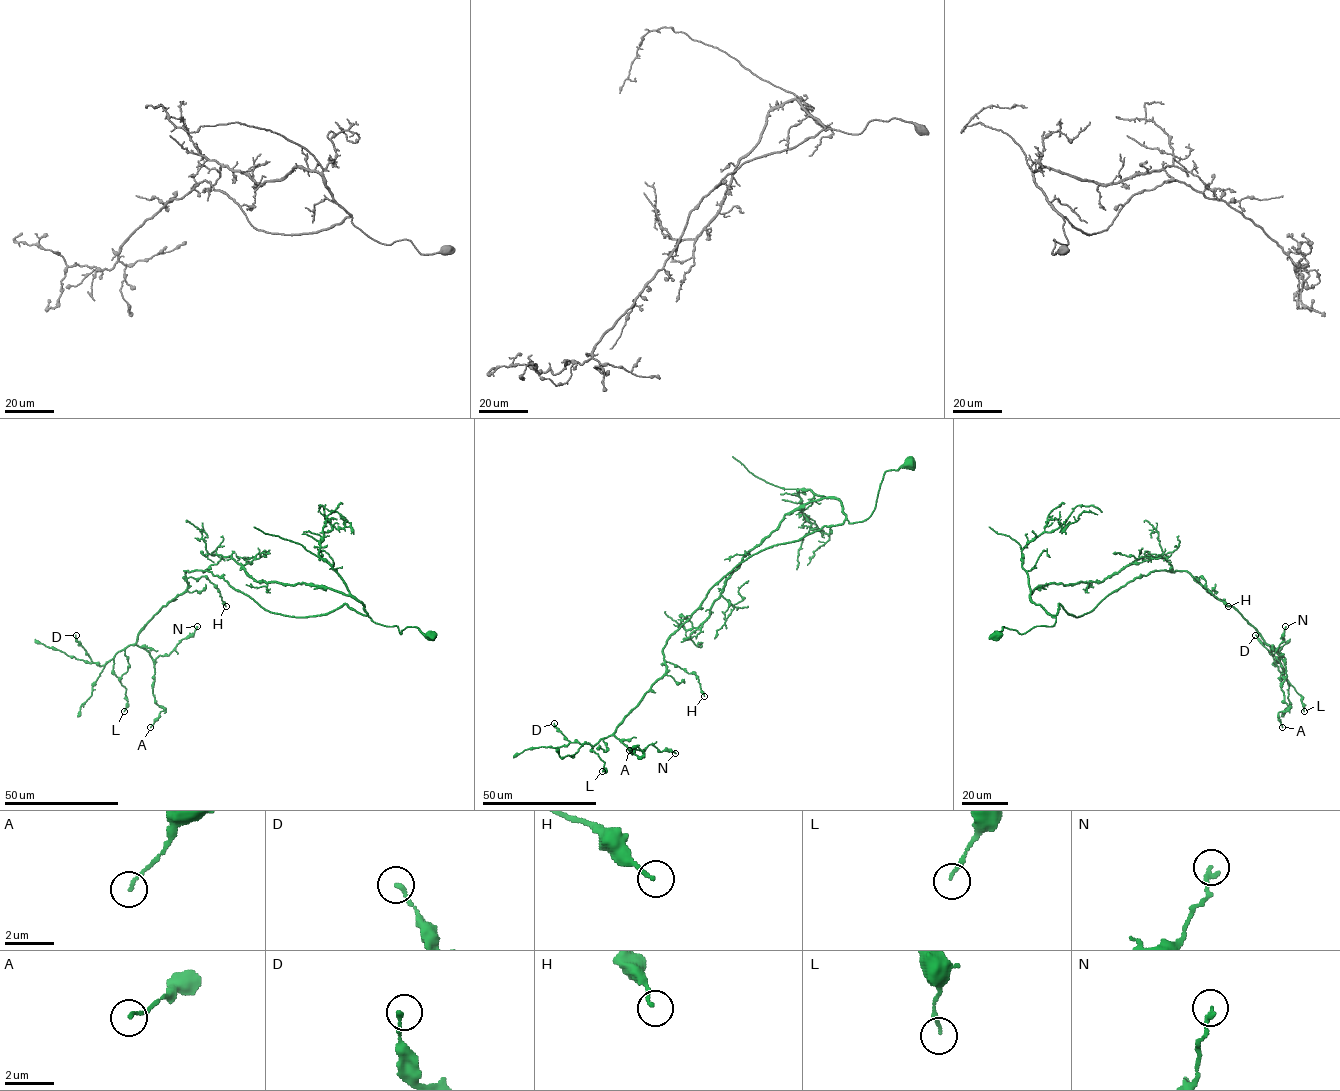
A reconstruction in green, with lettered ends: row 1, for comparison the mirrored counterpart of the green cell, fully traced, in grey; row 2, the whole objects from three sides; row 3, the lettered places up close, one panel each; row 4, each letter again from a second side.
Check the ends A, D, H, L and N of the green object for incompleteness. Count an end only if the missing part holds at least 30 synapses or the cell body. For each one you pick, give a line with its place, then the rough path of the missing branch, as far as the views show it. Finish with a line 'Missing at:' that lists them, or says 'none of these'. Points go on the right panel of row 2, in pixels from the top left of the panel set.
Missing at: none of these

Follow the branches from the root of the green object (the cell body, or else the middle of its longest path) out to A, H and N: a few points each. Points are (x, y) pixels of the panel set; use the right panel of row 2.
A: (996, 634), (1053, 626), (1059, 604), (1080, 616), (1136, 578), (1186, 571), (1284, 658), (1282, 727)
H: (996, 634), (1002, 627), (1023, 634), (1053, 626), (1059, 604), (1081, 616), (1155, 571), (1202, 576), (1228, 606)
N: (996, 634), (1053, 626), (1059, 604), (1081, 616), (1160, 570), (1186, 571), (1282, 659), (1285, 626)

